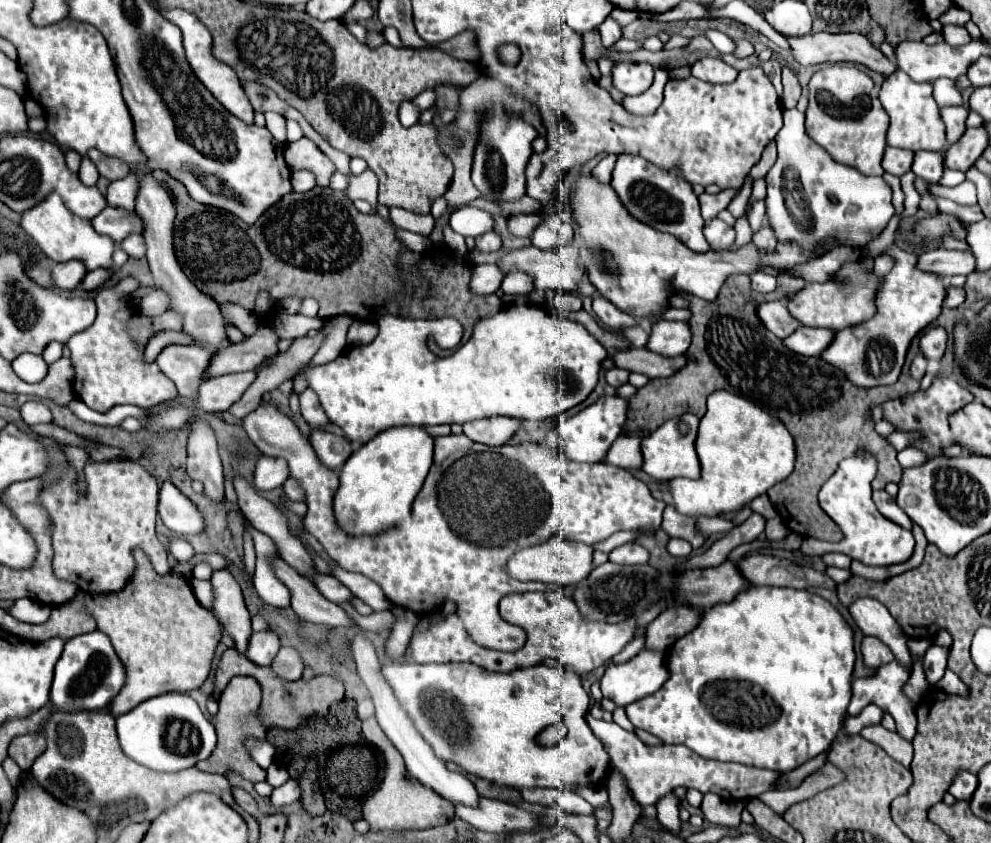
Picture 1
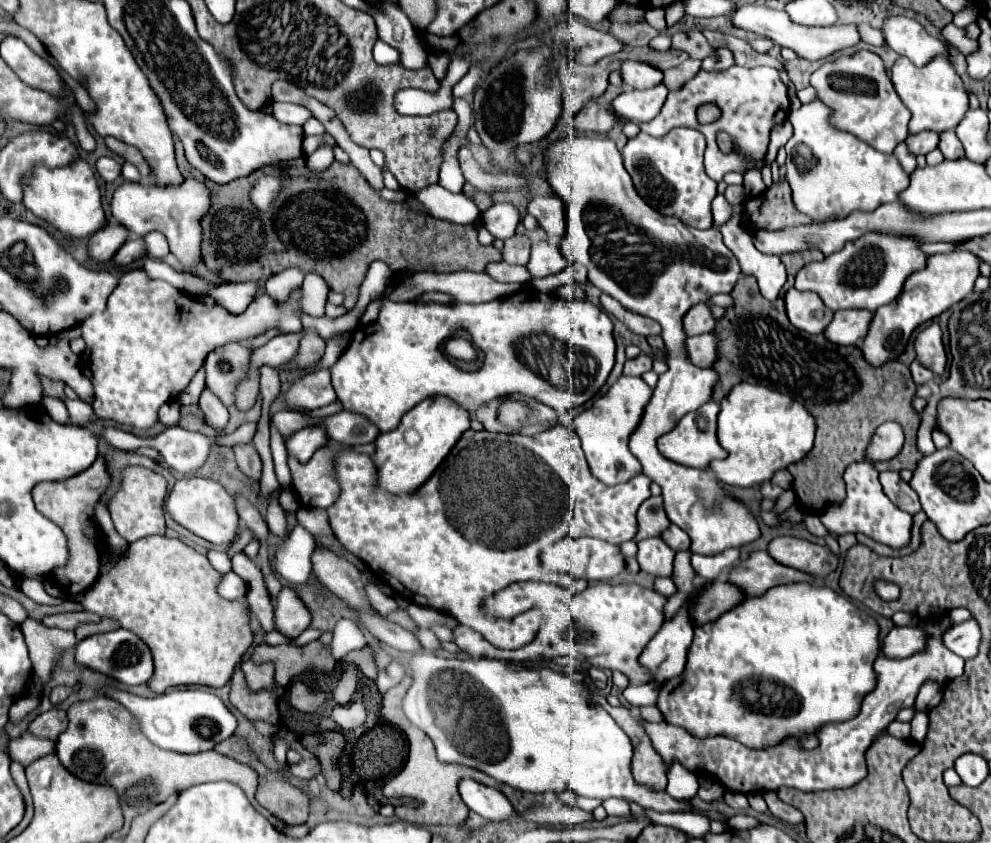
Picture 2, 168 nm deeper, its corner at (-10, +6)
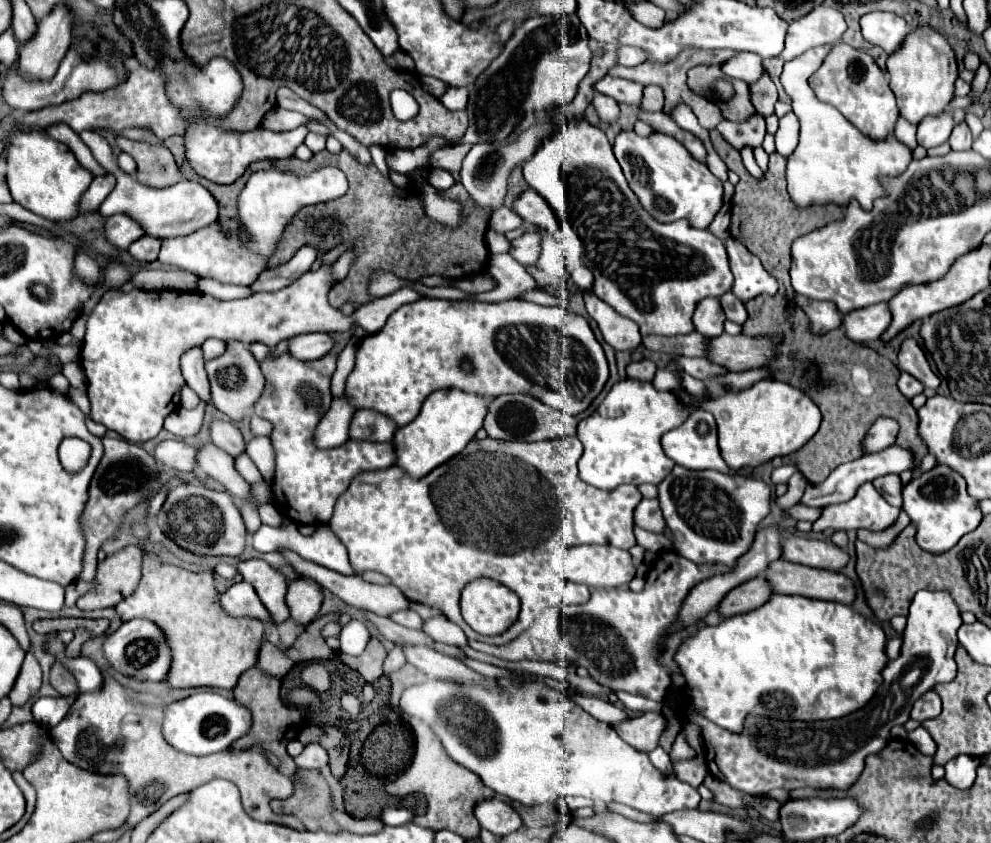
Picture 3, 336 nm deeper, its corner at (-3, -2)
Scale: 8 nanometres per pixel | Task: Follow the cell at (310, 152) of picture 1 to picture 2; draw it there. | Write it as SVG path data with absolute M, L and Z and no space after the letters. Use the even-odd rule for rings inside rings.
M326 134L326 136L306 136L304 138L304 144L302 144L302 148L304 148L304 154L308 156L308 154L312 154L322 142L328 142L328 144L332 144L334 146L334 140Z

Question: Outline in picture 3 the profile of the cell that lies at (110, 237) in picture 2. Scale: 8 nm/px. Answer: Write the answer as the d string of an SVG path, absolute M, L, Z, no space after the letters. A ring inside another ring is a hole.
M117 214L105 222L105 238L117 250L127 250L127 246L141 236L143 236L141 226L135 220L131 220L129 216Z

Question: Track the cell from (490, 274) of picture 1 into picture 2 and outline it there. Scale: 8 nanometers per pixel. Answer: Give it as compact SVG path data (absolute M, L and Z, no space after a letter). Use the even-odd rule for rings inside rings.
M514 234L512 238L504 240L504 262L508 264L528 264L530 258L530 248L532 248L532 240L524 234Z

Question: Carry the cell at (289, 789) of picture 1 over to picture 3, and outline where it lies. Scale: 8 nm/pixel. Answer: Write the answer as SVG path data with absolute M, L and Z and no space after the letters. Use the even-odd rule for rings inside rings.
M309 744L295 758L295 764L305 770L321 770L323 766L327 766L327 752L319 744Z

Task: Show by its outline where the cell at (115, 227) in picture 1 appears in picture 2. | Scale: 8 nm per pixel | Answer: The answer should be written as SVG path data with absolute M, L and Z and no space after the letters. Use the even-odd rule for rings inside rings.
M184 178L182 184L176 186L160 186L160 184L142 184L142 182L122 182L112 198L112 218L116 222L124 222L128 230L136 236L144 236L148 232L162 232L168 238L170 252L186 266L192 268L200 260L200 242L202 242L202 218L210 210L210 190L206 184Z

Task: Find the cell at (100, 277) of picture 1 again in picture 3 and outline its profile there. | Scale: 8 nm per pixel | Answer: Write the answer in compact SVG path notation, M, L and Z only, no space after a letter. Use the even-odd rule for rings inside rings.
M143 236L141 240L133 242L127 252L139 260L139 262L153 262L157 260L157 252L159 252L159 246L161 246L161 240L157 238L151 238L151 236Z

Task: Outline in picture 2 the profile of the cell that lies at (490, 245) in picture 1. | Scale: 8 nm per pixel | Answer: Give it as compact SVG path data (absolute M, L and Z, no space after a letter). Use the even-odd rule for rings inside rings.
M500 202L484 212L484 228L488 228L496 238L506 240L516 232L520 222L520 212L516 206Z

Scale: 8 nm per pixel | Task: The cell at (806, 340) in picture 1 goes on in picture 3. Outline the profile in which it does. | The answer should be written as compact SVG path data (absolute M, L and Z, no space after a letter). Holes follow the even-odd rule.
M875 304L861 310L853 310L843 316L843 330L851 342L863 344L877 340L891 322L887 304Z

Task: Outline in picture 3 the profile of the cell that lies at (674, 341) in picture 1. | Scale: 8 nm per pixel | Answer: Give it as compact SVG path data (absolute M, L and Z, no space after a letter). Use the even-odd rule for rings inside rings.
M705 298L697 304L693 312L693 326L695 332L699 332L705 338L719 336L723 332L725 314L719 306L719 298Z

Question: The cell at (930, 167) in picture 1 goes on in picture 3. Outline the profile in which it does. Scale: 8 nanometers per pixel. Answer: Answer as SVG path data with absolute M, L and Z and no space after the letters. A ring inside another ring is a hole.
M965 122L961 126L955 126L953 134L948 139L949 146L953 151L970 150L973 143L972 134Z

